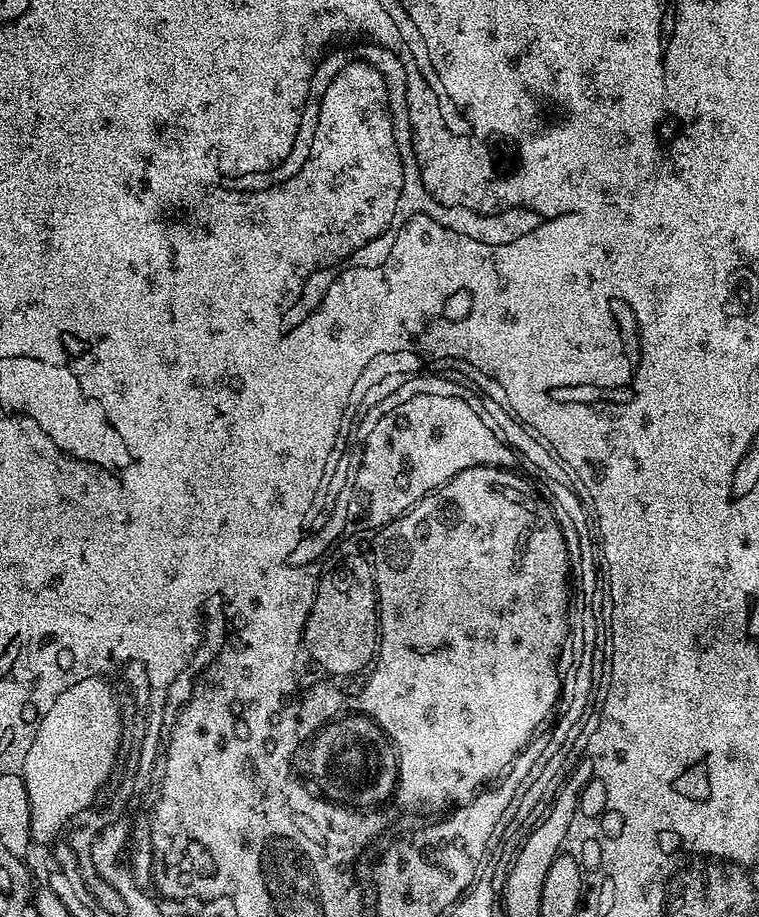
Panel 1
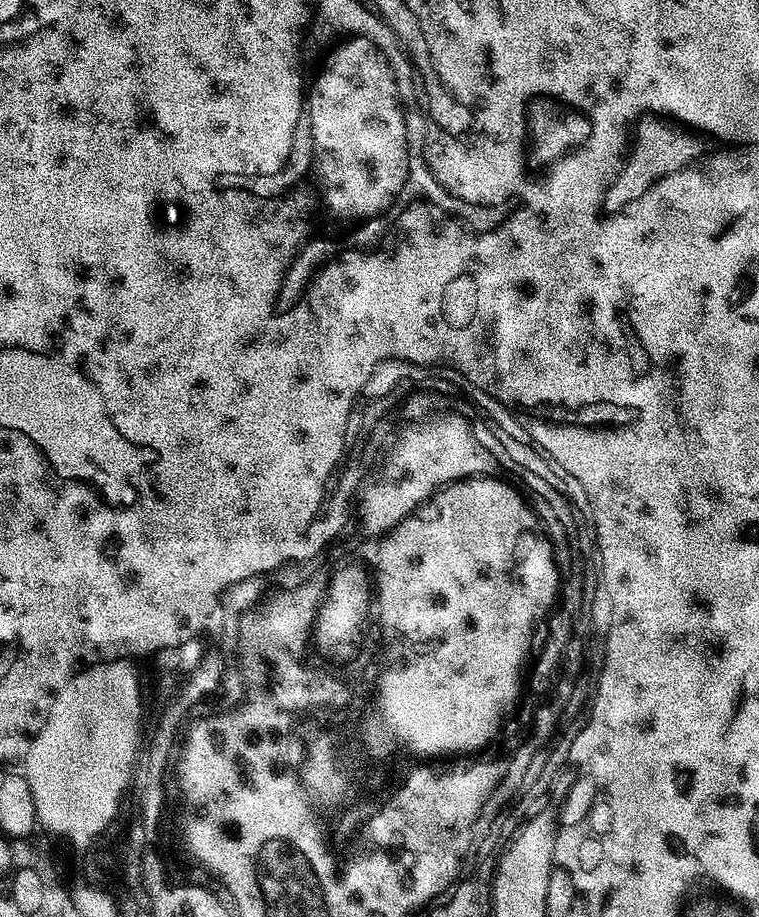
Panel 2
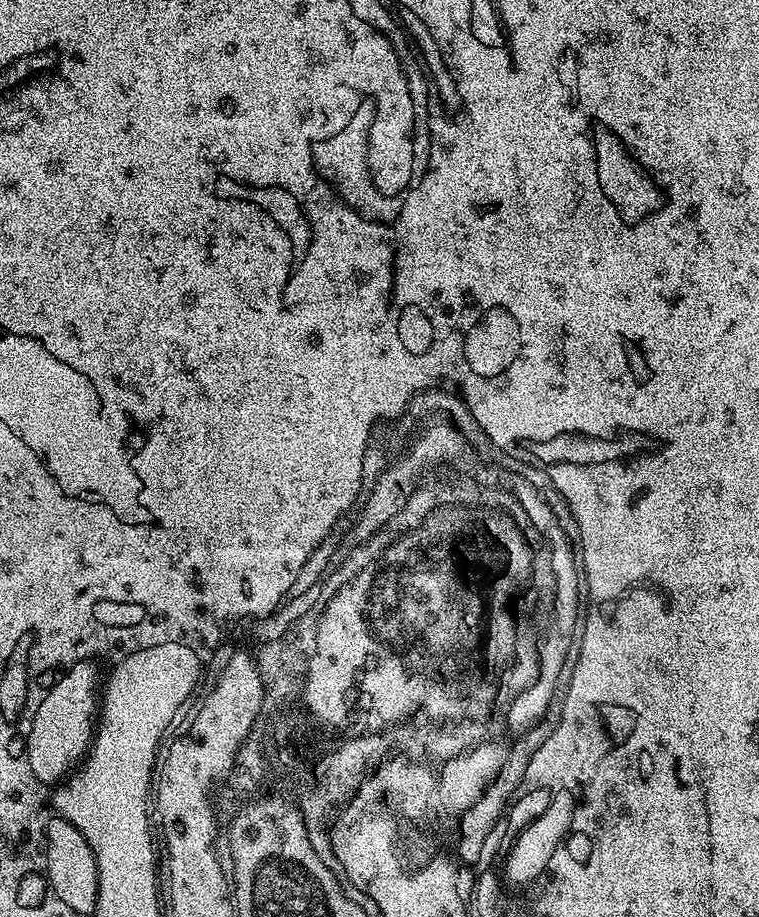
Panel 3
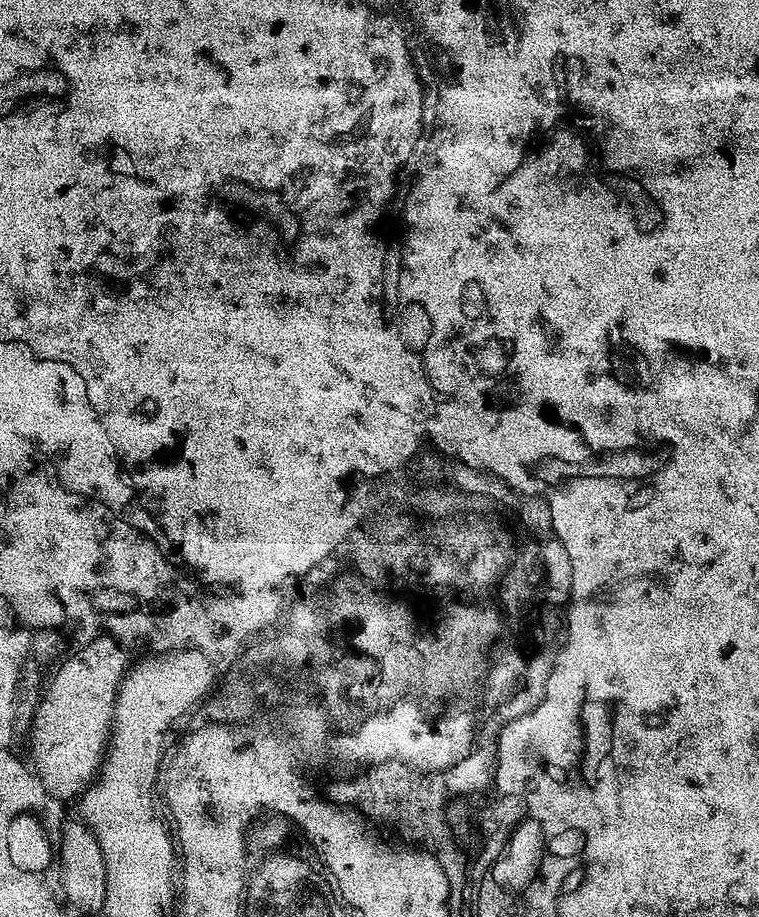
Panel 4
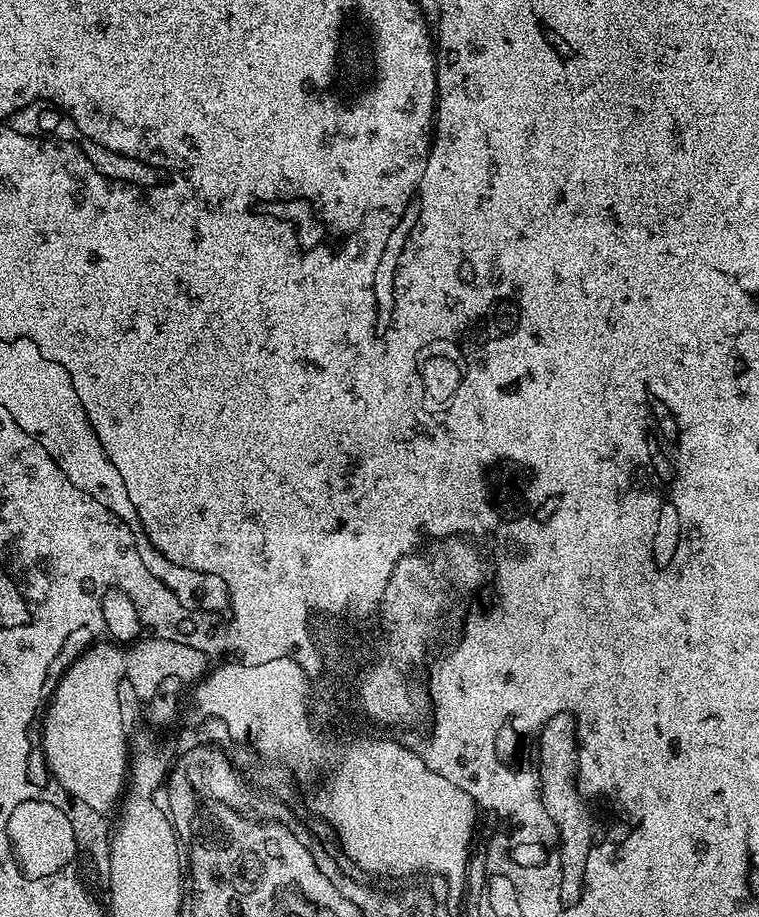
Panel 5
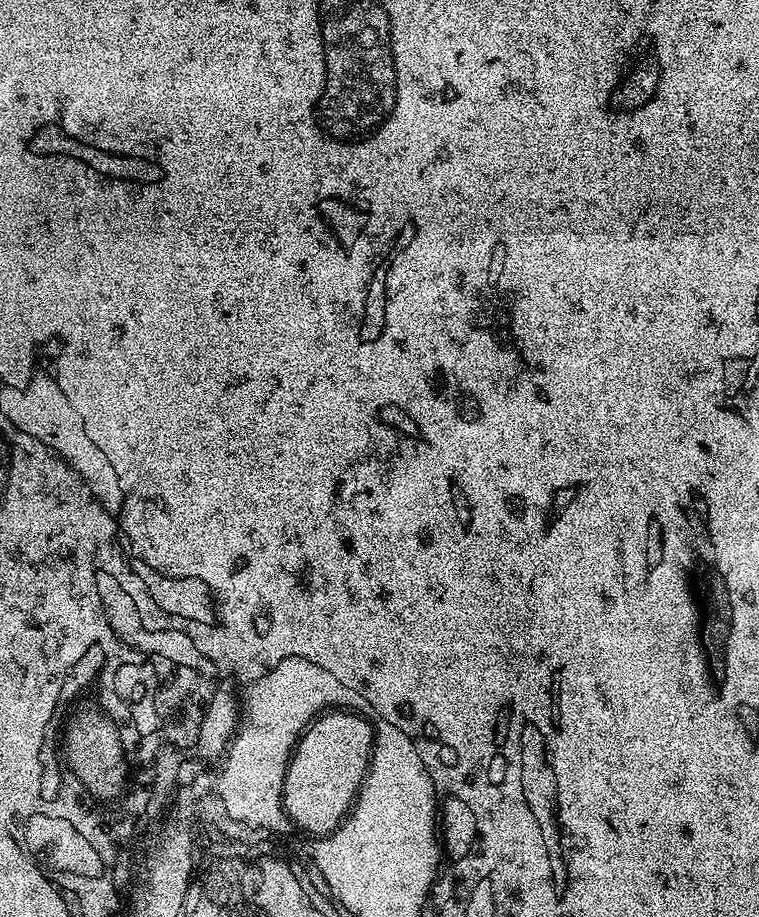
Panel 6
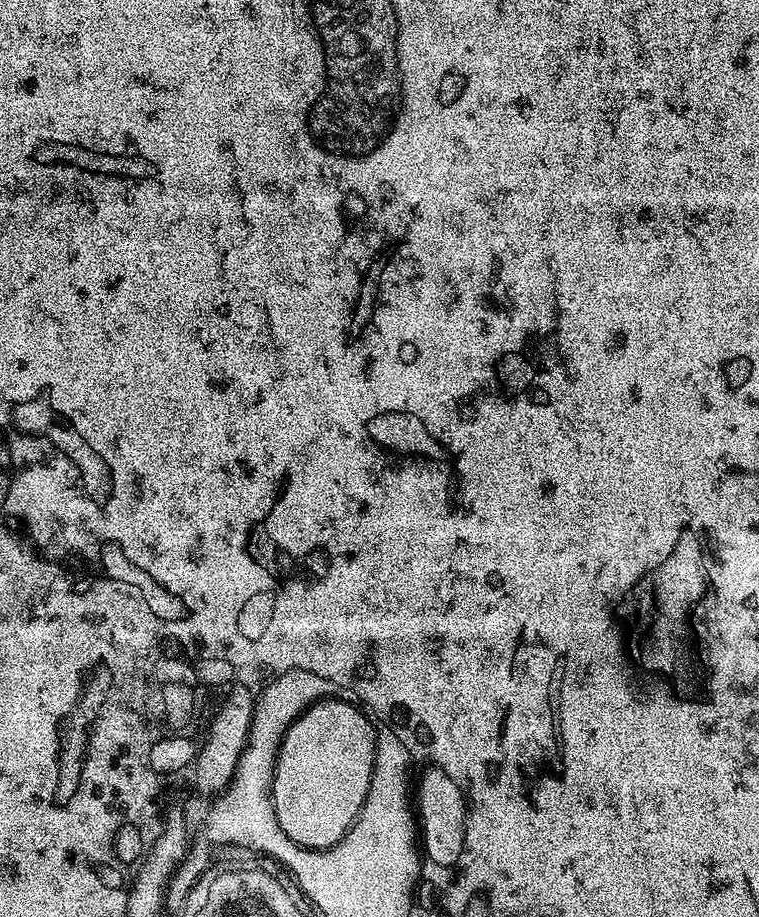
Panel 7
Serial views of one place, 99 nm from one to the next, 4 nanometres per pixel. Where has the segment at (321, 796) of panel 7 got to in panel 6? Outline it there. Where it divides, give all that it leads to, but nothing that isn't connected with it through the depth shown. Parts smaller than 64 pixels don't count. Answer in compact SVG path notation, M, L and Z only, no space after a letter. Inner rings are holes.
M328 710L316 717L303 732L300 733L300 738L296 742L295 748L292 750L292 758L288 762L288 769L284 775L284 813L288 819L292 821L297 829L300 828L304 832L313 832L313 837L323 838L328 833L340 825L341 820L348 815L348 809L352 806L352 801L356 799L357 792L360 791L360 784L364 781L368 774L368 762L372 759L372 746L374 743L374 733L371 724L364 719L363 716L351 710Z

